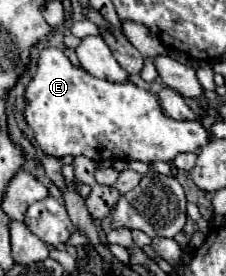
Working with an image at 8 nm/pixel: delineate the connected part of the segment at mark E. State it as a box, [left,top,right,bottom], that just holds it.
[25,48,209,162]

